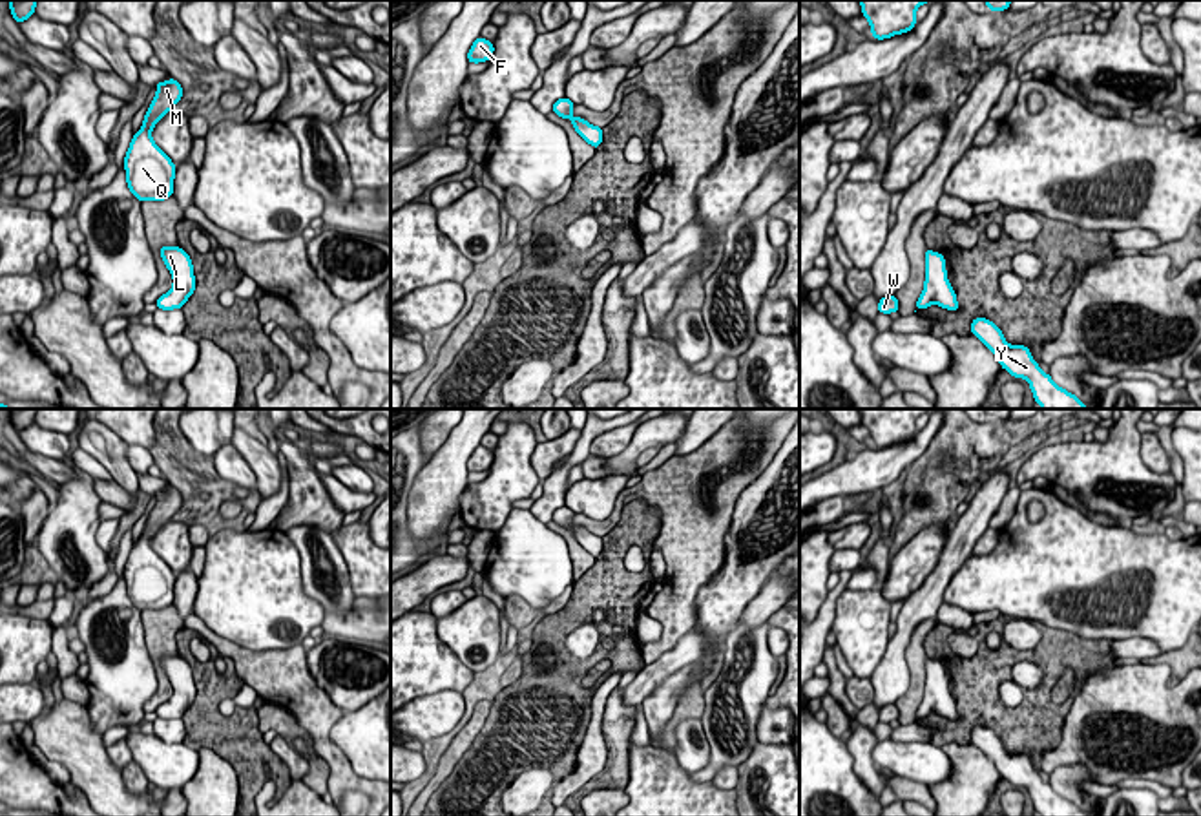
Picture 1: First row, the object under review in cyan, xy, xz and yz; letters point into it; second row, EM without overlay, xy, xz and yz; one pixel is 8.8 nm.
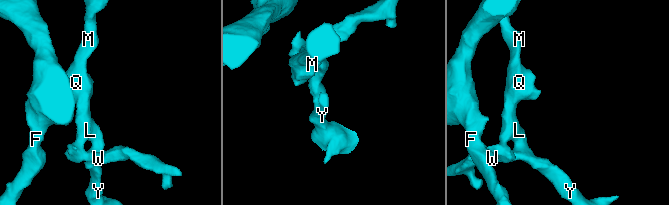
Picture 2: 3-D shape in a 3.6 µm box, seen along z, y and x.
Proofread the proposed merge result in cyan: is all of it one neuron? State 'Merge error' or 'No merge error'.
No merge error

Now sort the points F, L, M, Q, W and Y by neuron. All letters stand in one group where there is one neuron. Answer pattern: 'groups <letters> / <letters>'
groups F L M Q W Y

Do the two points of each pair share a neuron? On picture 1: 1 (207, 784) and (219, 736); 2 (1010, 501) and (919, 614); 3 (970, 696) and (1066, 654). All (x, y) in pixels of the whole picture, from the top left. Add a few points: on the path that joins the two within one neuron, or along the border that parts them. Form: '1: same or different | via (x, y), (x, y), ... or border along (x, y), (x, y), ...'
1: different | border along (198, 749), (219, 754), (232, 767), (238, 789)
2: different | border along (1008, 488), (988, 526)
3: same | via (993, 672), (1010, 656), (1043, 656)

